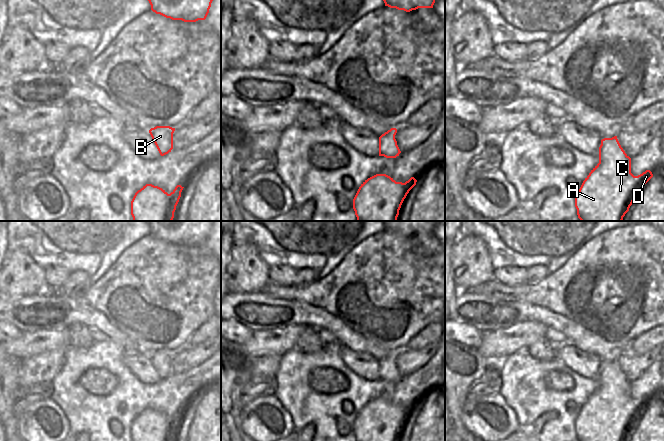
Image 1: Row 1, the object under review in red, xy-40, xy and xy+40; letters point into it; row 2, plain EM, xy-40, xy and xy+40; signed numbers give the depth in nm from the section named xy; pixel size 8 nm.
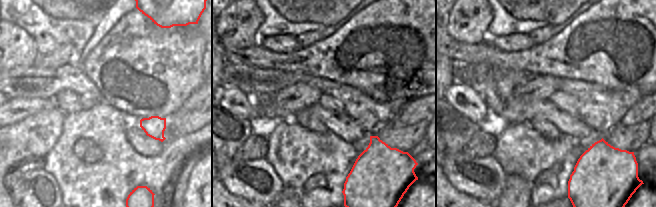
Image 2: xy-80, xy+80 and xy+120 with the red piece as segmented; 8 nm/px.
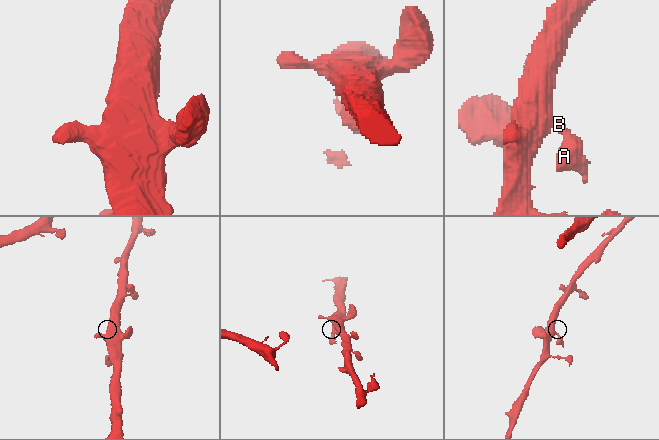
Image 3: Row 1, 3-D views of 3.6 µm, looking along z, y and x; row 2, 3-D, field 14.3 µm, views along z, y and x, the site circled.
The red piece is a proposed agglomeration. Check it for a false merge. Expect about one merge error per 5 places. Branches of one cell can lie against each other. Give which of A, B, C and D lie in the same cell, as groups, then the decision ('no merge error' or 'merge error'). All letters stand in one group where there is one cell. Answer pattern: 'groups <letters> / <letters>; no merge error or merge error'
groups A B C D; no merge error

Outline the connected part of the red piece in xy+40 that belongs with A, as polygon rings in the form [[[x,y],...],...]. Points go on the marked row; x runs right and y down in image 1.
[[[617,136],[602,139],[599,163],[585,178],[575,197],[578,218],[581,221],[622,221],[638,193],[652,177],[650,170],[638,176],[631,173],[631,158],[621,147]]]

